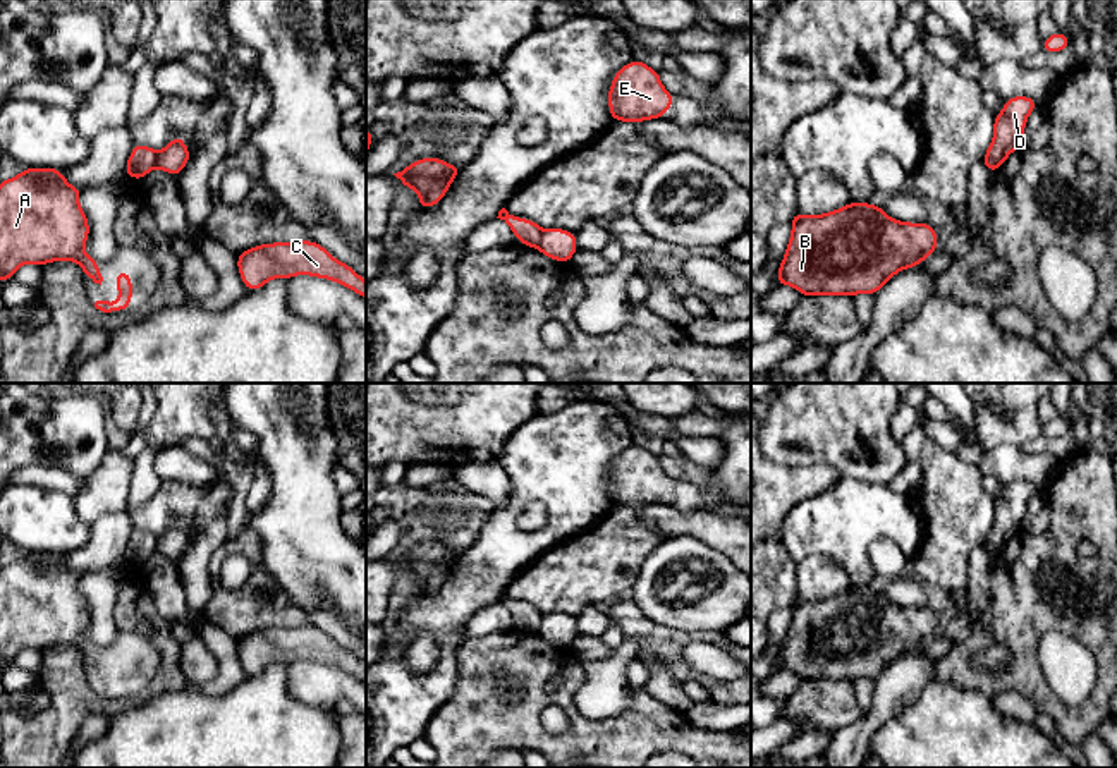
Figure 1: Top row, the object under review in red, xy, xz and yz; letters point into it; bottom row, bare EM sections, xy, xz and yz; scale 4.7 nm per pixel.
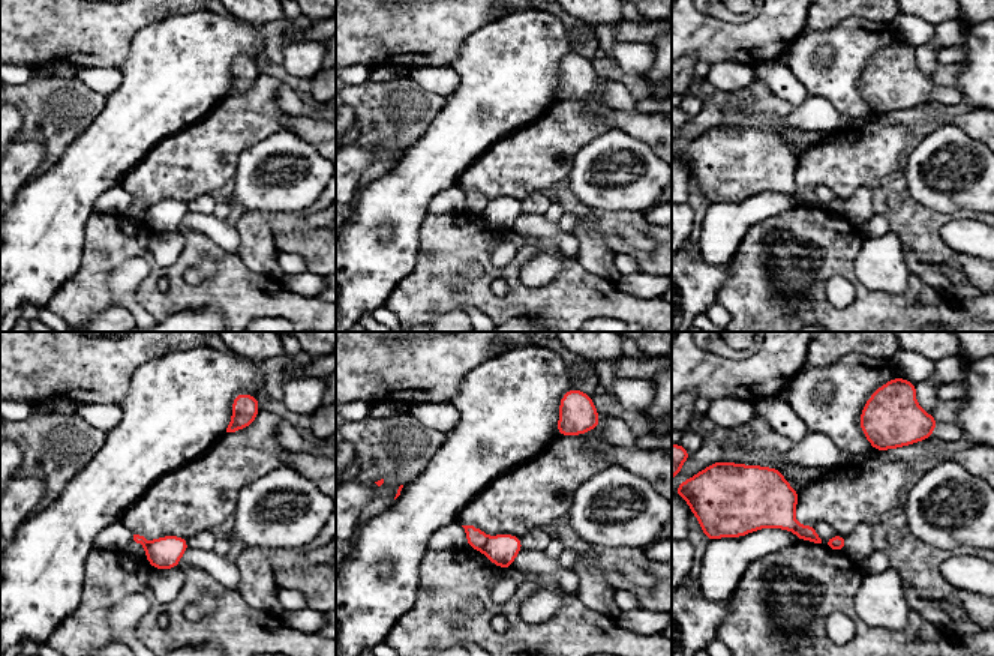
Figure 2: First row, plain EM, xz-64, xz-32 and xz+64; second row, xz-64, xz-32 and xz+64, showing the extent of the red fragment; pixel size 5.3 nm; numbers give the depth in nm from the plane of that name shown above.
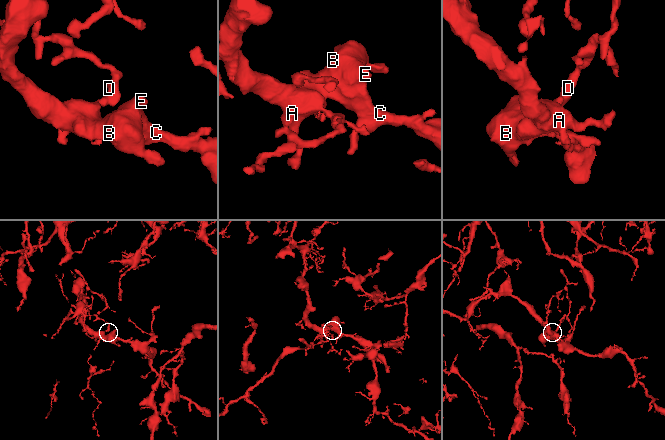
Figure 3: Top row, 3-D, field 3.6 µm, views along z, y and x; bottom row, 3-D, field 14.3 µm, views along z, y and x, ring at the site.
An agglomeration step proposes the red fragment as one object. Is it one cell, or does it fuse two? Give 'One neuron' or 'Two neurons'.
Two neurons

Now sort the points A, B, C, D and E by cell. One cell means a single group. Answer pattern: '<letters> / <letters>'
A B C E / D

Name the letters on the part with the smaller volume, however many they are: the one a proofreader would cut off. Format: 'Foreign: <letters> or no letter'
Foreign: D

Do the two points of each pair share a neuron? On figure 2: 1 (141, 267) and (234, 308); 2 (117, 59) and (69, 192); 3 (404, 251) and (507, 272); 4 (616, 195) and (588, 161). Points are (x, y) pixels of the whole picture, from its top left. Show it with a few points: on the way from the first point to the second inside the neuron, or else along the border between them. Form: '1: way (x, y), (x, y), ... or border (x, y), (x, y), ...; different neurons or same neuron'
1: border (134, 257), (149, 266), (135, 291), (141, 305); different neurons
2: border (134, 35), (129, 44), (129, 56), (120, 68); different neurons
3: border (423, 219), (416, 266), (398, 284); different neurons
4: way (603, 189), (586, 185), (588, 174); same neuron

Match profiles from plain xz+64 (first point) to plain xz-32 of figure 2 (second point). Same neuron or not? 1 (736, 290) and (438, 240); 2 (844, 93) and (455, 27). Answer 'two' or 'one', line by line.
1: one
2: two

